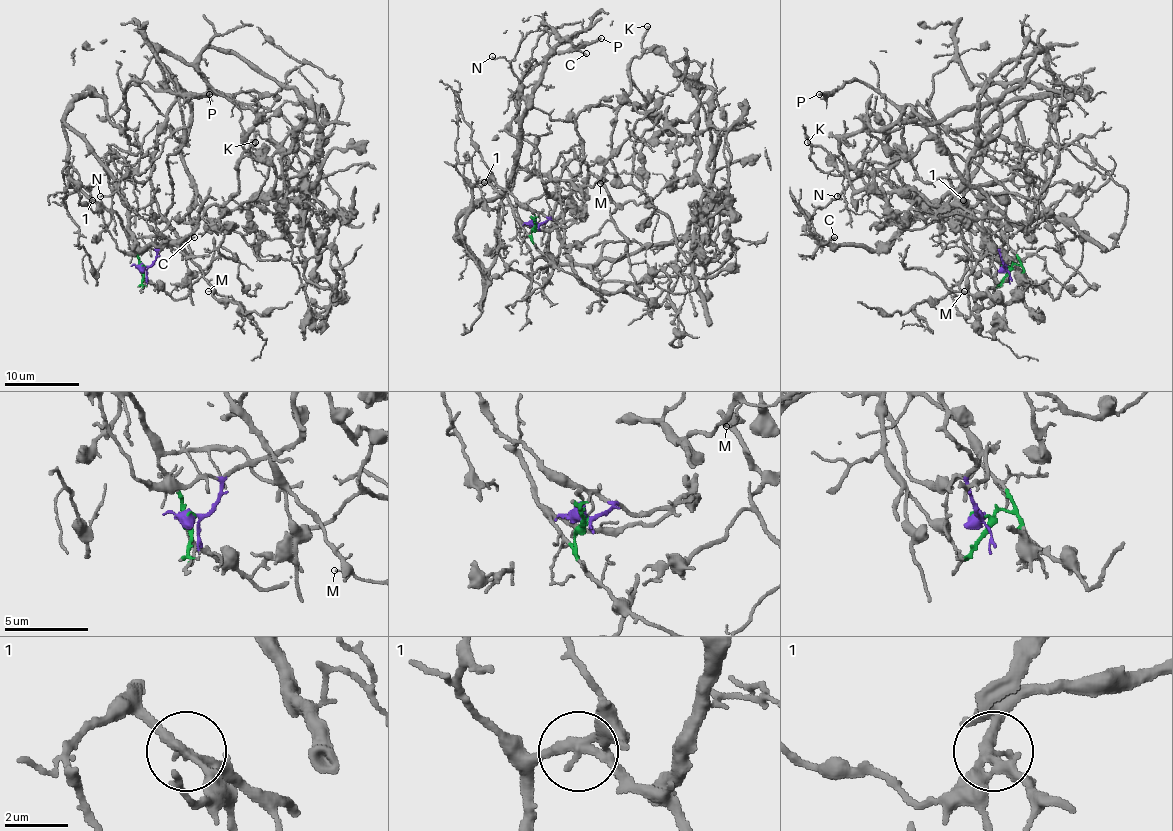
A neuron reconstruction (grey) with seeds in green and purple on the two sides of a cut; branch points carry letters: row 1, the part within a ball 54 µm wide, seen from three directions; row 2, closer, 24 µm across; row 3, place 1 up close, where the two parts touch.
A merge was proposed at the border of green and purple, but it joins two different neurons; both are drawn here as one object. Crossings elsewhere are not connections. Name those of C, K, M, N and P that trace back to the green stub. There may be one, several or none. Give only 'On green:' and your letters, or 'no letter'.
On green: C, P

